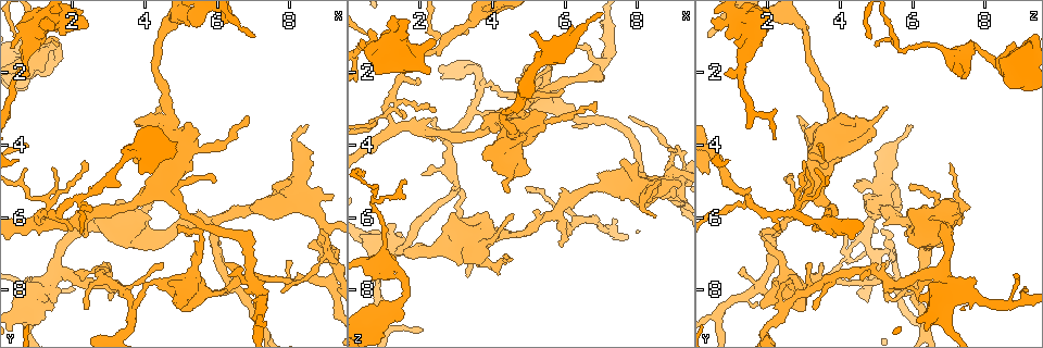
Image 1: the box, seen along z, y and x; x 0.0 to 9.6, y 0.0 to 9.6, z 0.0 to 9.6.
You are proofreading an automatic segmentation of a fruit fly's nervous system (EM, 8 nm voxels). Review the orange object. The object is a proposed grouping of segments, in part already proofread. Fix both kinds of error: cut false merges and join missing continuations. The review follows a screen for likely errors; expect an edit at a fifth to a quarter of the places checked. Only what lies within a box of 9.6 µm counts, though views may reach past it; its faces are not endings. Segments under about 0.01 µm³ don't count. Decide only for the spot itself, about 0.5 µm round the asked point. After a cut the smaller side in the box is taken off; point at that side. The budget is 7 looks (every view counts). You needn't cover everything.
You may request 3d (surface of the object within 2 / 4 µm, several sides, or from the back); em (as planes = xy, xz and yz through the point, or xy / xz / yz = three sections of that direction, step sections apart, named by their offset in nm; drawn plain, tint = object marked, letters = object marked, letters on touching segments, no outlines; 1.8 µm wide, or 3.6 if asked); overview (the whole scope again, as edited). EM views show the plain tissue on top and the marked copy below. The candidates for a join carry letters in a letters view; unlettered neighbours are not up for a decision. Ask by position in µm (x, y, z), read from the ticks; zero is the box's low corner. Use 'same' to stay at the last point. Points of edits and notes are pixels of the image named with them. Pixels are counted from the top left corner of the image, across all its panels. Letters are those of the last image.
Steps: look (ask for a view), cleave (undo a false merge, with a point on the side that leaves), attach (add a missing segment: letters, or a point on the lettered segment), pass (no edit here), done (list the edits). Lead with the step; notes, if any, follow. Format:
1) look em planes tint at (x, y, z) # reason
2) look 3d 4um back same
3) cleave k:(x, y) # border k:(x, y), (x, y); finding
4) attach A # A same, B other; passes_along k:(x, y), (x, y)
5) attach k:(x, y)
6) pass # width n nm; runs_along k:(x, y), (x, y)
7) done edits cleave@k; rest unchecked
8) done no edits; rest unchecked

look em xy step 16 letters at (1.25, 6.15, 3.55) # three arms meet

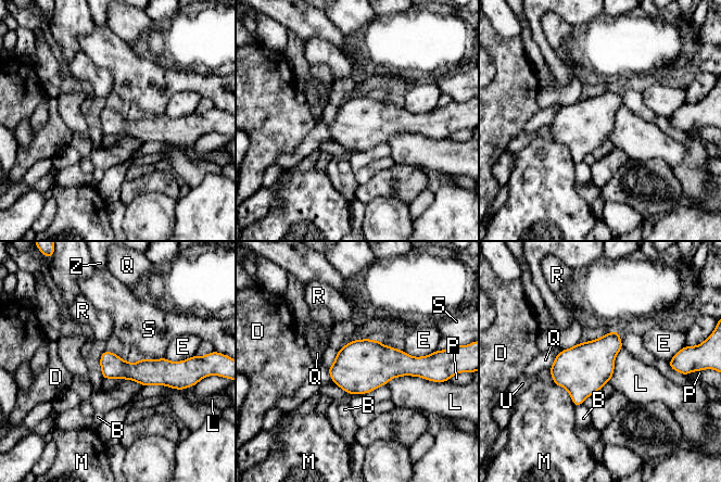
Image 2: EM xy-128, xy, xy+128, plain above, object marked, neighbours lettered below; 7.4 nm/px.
look em xz step 16 letters same # another direction

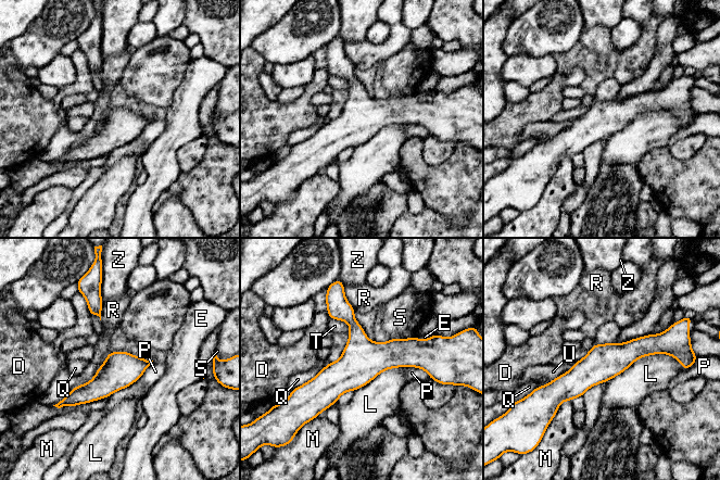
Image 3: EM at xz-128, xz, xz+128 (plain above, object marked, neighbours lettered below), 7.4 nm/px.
pass # width 260 nm; longest_contact L 550 nm; D other, E other, L other, M other, P other, Q other, R other, S other, T other, U other, Z other; continuous, no second neuron

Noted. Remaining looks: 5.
look em xy step 16 tint at (2.15, 5.50, 1.45) # branch point

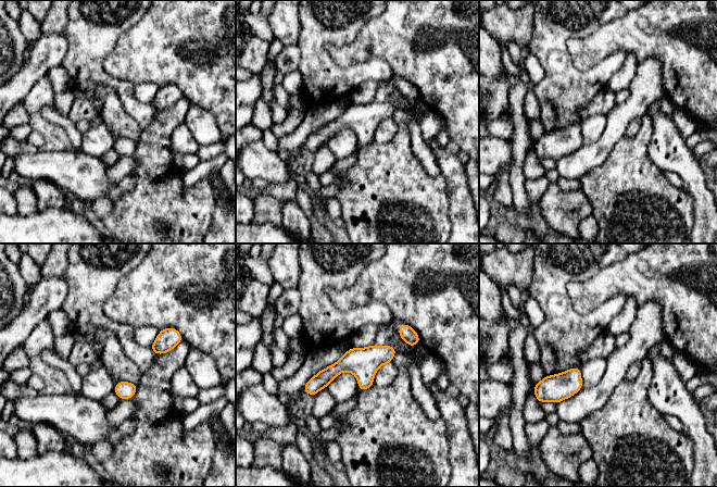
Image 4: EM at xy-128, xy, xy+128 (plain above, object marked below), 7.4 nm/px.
look em xy step 16 letters same

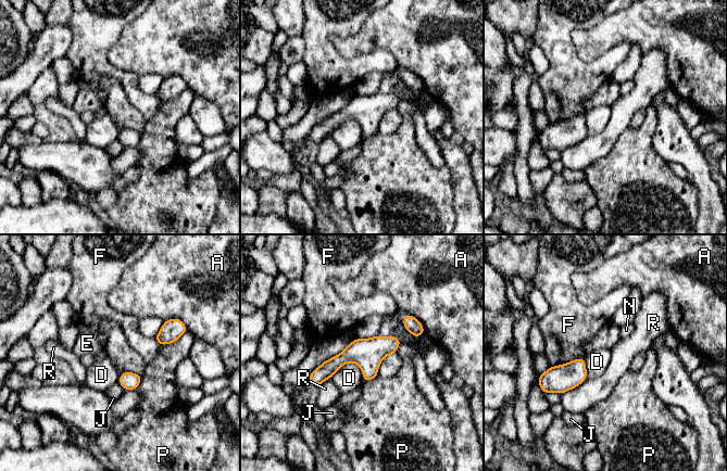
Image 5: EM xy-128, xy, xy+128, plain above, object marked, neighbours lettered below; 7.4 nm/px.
pass # A other, D other, E other, F other, J other, N other, P other, R other; border 5:(363, 373), (345, 363), (330, 378); one neuron here

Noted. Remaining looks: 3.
look 3d 4um back at (3.65, 8.45, 2.50) # three-way junction

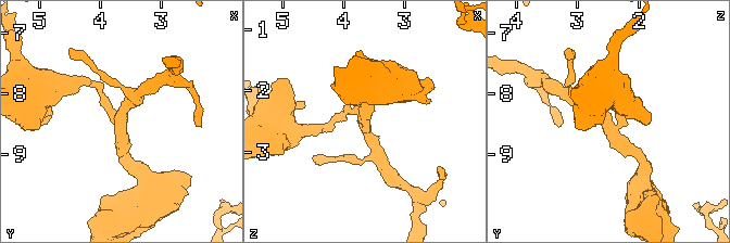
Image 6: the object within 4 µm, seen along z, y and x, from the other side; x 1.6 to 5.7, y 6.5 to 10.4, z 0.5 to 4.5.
look em planes letters at (3.65, 8.40, 2.55) # now the EM

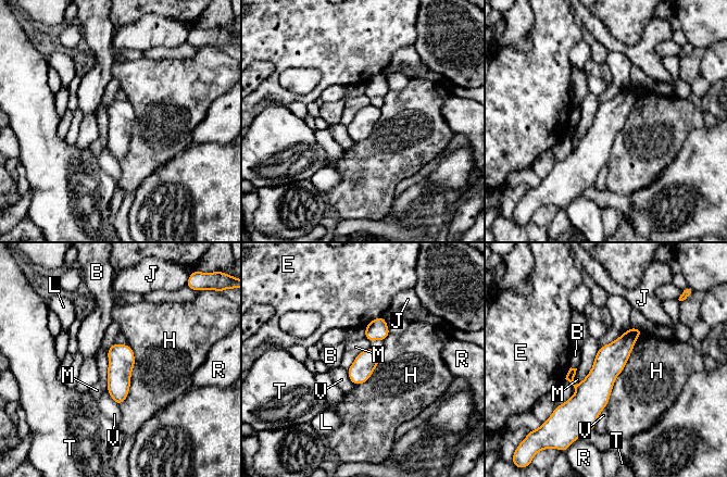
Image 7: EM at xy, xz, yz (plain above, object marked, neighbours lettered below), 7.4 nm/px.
pass # width 160 nm; B other, E other, H other, J other, L other, M other, R other, T other, V other; border 7:(600, 348), (591, 369), (576, 387); one neuron here

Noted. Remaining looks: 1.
done no edits; rest unchecked

